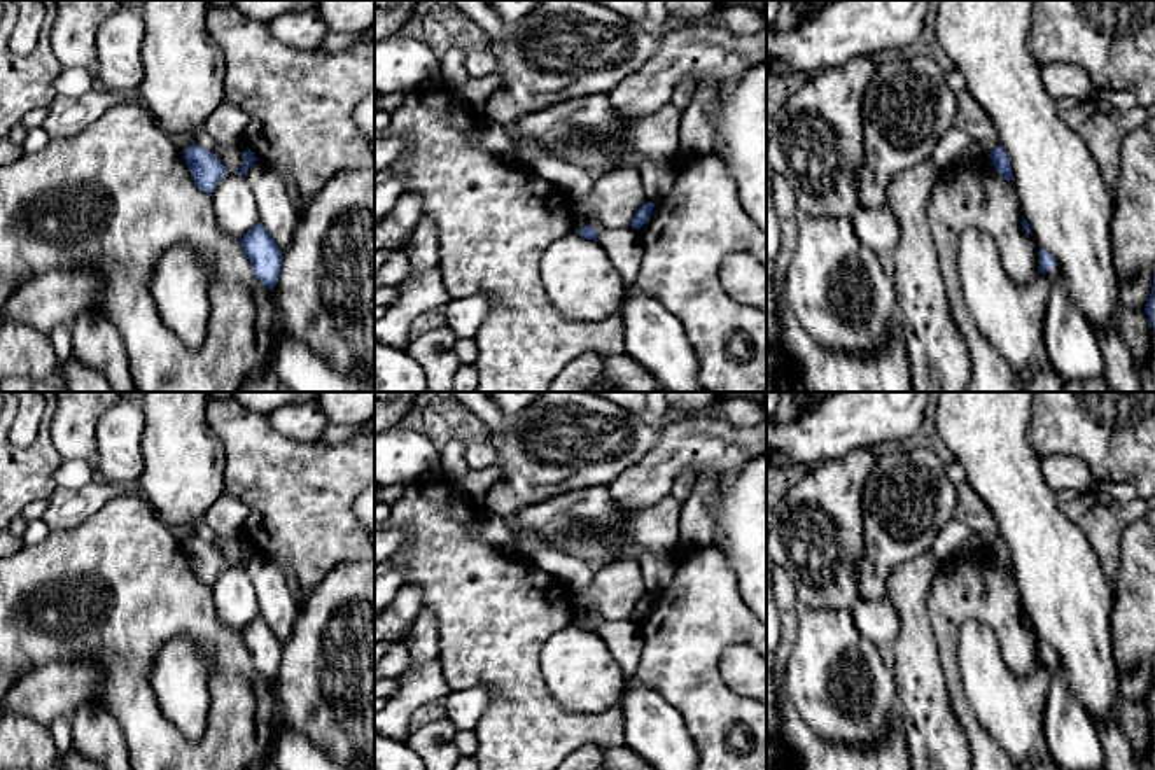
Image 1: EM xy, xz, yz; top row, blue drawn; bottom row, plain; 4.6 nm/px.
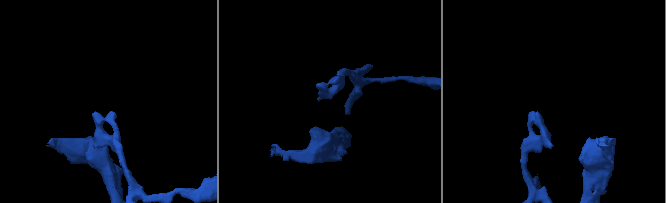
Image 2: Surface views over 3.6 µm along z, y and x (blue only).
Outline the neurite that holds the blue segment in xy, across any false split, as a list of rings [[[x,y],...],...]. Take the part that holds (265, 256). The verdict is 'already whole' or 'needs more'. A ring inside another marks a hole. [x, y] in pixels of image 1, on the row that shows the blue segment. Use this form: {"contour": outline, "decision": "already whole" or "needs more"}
{"contour": [[[262,224],[254,226],[240,240],[256,278],[273,289],[282,270],[282,252]]], "decision": "already whole"}

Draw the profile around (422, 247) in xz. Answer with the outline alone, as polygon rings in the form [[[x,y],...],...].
[[[422,215],[422,219],[416,222],[404,245],[404,250],[411,264],[411,271],[406,280],[438,268],[439,240],[436,226],[427,215]]]

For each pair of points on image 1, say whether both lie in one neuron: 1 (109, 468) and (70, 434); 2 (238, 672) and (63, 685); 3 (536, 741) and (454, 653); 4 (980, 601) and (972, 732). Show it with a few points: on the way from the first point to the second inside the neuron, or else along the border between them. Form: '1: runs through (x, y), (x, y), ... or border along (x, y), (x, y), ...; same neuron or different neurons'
1: border along (100, 417), (97, 424), (97, 459), (91, 464); different neurons
2: border along (67, 662), (91, 658), (100, 667), (98, 702); different neurons
3: runs through (524, 714), (524, 704), (480, 660); same neuron
4: runs through (949, 629), (949, 669), (958, 699); same neuron

